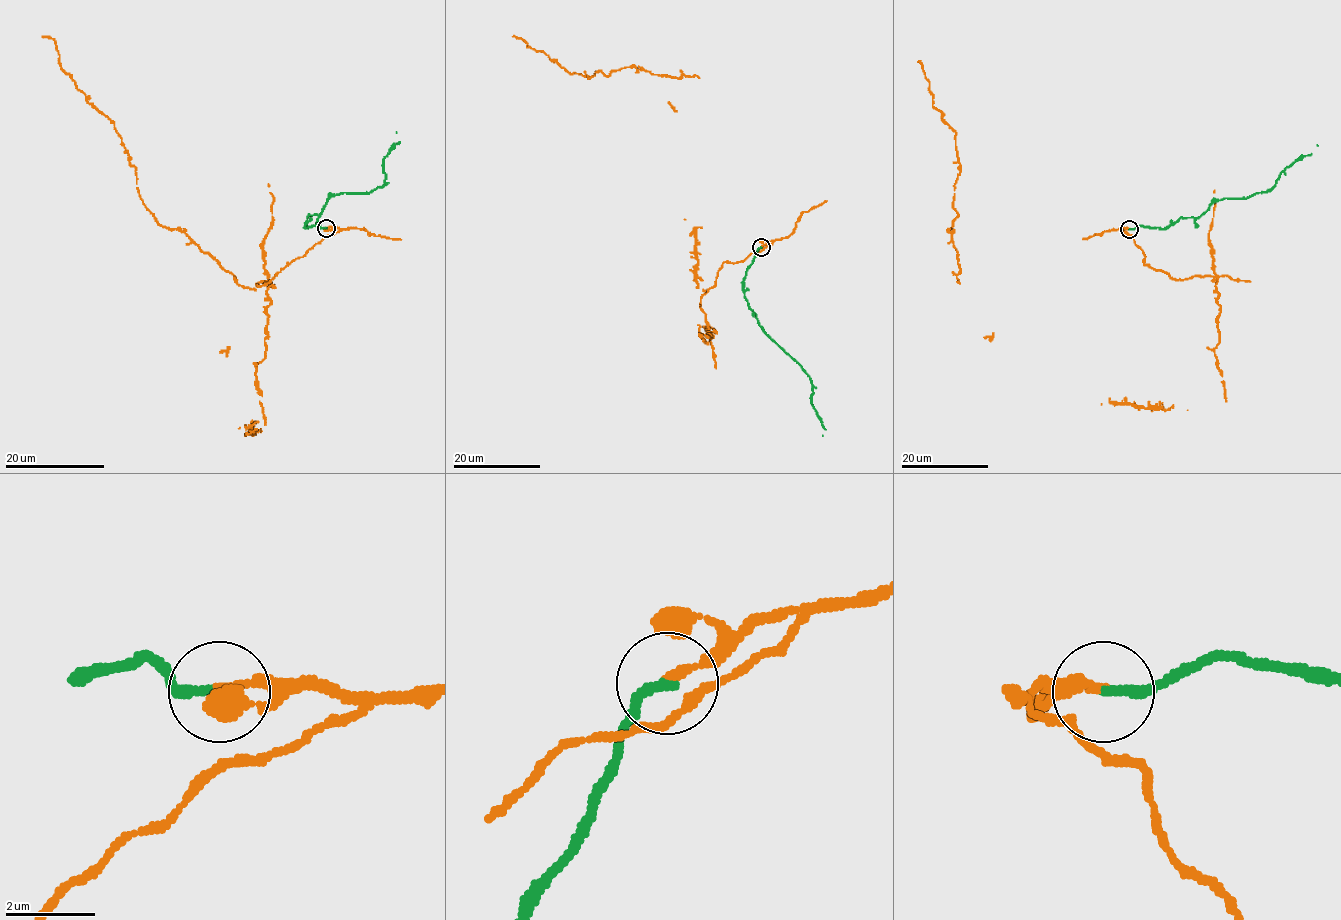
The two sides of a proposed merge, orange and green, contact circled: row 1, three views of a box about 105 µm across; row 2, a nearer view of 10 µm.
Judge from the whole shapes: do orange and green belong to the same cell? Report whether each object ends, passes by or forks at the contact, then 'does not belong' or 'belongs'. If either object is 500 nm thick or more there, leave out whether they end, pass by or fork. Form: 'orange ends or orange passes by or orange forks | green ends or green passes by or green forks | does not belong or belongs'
orange ends | green ends | belongs

